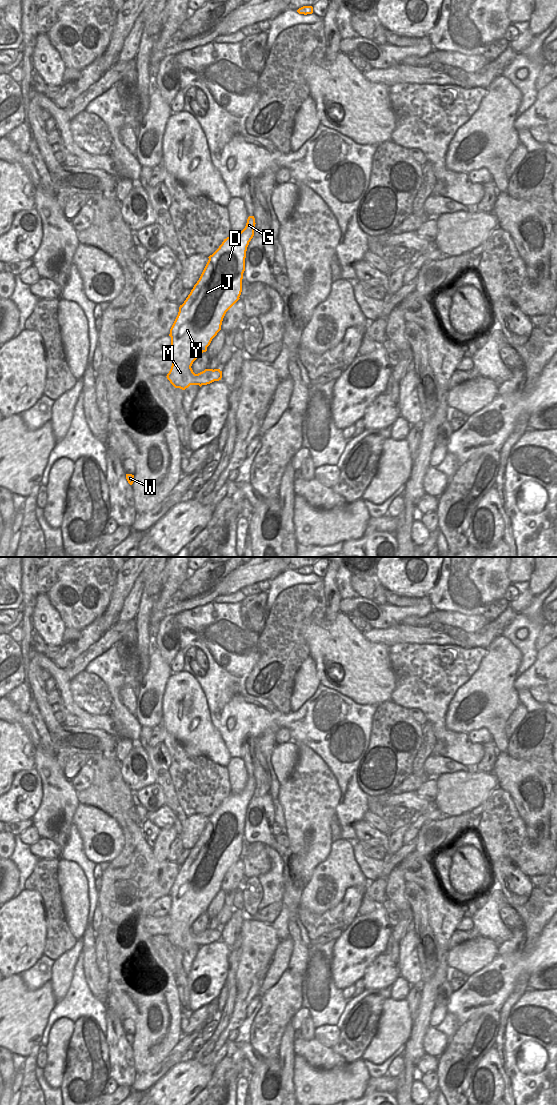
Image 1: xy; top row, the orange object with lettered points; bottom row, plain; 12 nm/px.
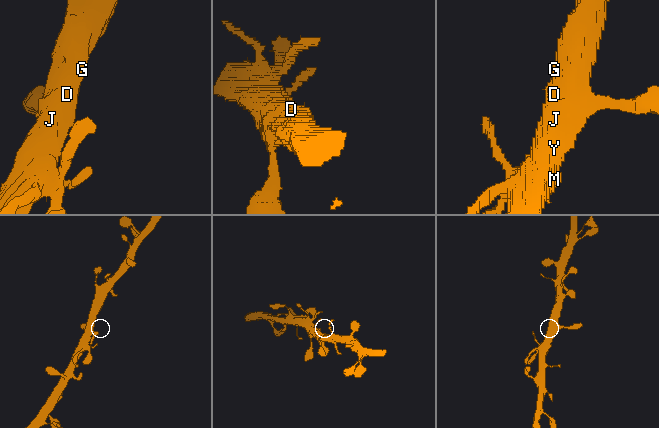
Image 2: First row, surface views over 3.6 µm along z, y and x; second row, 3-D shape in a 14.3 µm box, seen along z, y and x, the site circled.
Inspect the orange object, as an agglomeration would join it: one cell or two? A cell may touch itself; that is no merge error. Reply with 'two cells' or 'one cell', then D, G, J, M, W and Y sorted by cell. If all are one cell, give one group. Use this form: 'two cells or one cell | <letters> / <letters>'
one cell | D G J M W Y

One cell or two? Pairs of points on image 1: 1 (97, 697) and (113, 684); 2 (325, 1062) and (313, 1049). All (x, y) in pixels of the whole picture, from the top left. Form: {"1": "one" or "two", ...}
{"1": "two", "2": "one"}

